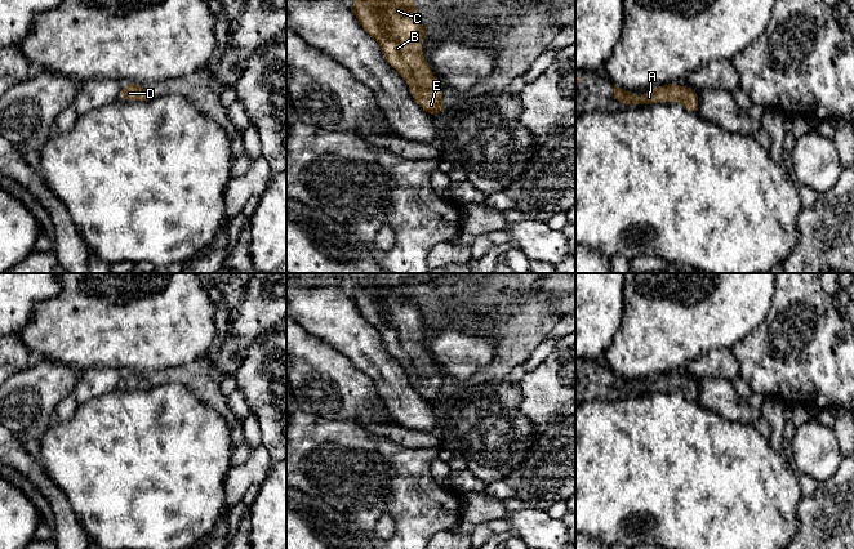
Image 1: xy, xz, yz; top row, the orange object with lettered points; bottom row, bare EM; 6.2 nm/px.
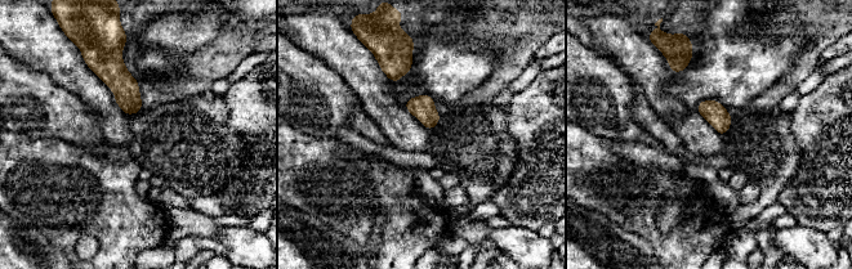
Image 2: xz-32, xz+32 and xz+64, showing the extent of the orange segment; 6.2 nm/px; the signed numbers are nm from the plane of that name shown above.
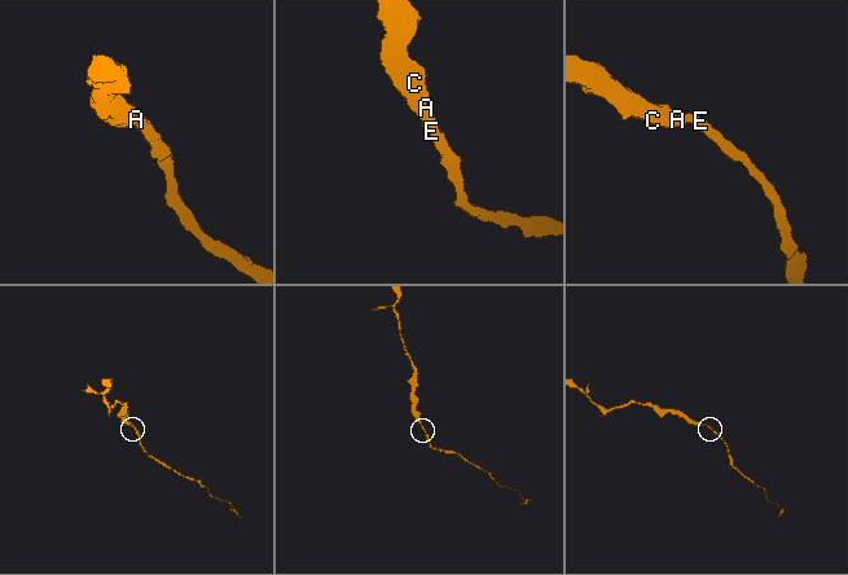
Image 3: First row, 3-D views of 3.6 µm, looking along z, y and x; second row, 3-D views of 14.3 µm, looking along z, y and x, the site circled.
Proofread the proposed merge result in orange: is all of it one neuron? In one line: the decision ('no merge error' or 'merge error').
no merge error

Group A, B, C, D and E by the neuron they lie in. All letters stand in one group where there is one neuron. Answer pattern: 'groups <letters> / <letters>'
groups A B C D E

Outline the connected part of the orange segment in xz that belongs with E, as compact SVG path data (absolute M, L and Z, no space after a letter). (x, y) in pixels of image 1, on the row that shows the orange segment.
M353 0L352 10L362 28L381 45L388 62L410 85L414 101L428 113L444 113L446 107L441 103L442 89L436 81L426 58L422 54L422 43L427 30L418 17L415 0Z

